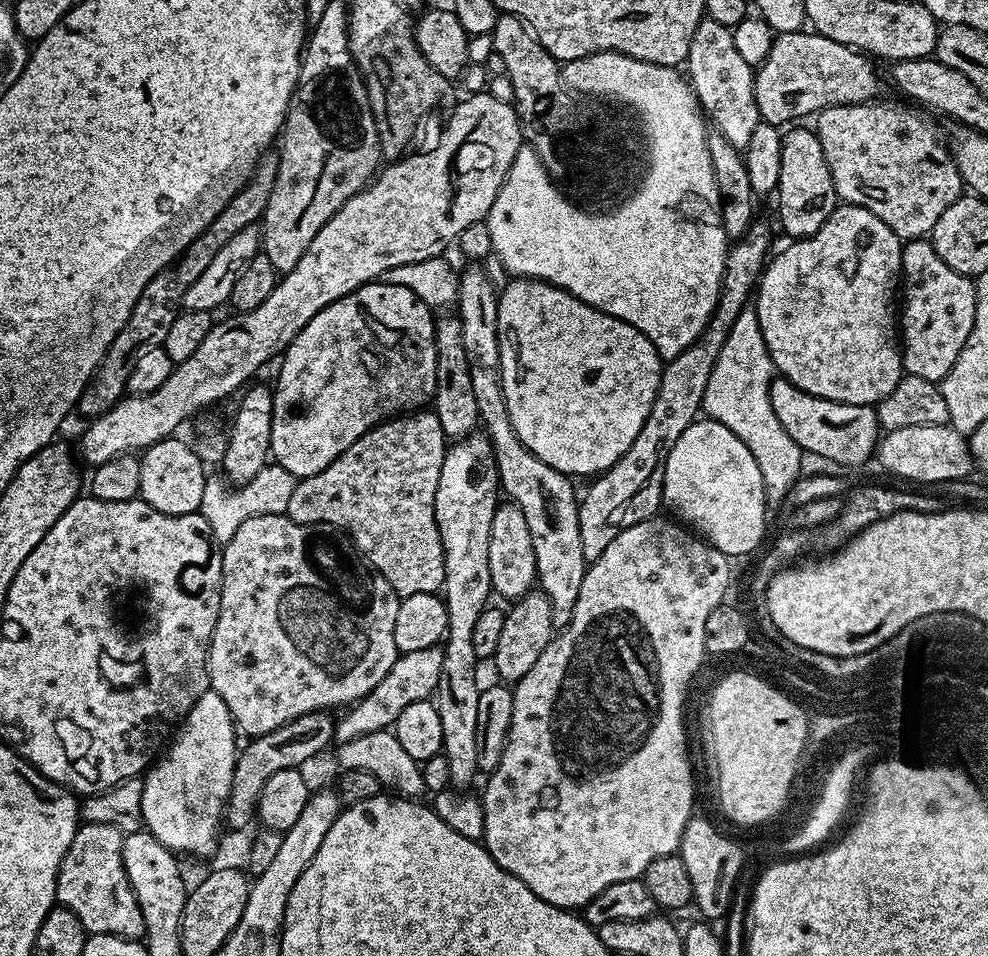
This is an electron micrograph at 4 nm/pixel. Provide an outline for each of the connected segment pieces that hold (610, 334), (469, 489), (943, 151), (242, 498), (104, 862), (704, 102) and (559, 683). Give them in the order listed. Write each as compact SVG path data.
M512 278L498 296L498 342L510 422L520 441L546 466L569 478L592 478L630 450L630 442L638 438L638 430L654 406L662 367L646 334L545 280Z
M480 430L472 432L469 436L464 436L461 440L455 441L445 451L444 461L442 462L442 474L438 474L438 490L434 494L434 518L438 522L438 534L442 538L442 550L444 551L444 586L442 589L442 599L446 606L446 614L448 615L448 630L442 641L444 653L442 654L442 674L438 678L438 686L434 693L434 703L438 710L438 718L442 718L442 754L448 760L450 766L450 781L453 785L464 790L468 783L475 776L478 776L478 698L482 691L482 684L476 681L476 664L478 658L474 654L474 625L478 623L478 614L482 614L482 610L489 607L490 601L493 599L492 583L490 582L490 522L494 522L494 510L498 507L498 501L501 499L502 492L500 486L500 475L496 469L496 459L494 459L494 450L490 438Z
M869 102L867 104L835 104L829 108L825 108L823 112L815 117L814 131L816 136L822 142L822 154L826 154L826 166L830 166L830 178L834 182L834 190L837 197L843 203L853 204L854 206L862 206L866 210L870 210L870 214L874 214L878 218L882 218L882 222L886 222L886 226L890 226L890 230L894 230L894 234L899 236L901 241L919 240L927 237L931 233L934 222L938 222L938 218L942 218L942 214L946 210L946 206L950 206L965 191L966 185L963 178L960 177L960 171L956 163L952 161L952 154L947 143L940 141L938 133L932 129L932 124L928 120L923 120L919 116L919 111L913 110L911 107L903 108L900 104L880 104L881 102Z
M270 462L262 470L258 470L258 474L254 474L254 478L250 478L250 482L245 484L233 486L223 479L220 480L208 479L202 490L199 510L206 522L210 522L212 536L220 546L228 544L230 538L234 538L234 530L238 530L238 526L246 522L246 518L254 518L258 514L285 515L290 506L290 497L294 495L298 483L297 476L275 462Z
M81 823L74 834L74 842L70 842L70 850L66 850L66 858L62 858L62 866L56 879L56 904L66 907L82 922L85 933L114 934L127 940L140 940L144 934L142 910L138 906L138 898L134 898L134 890L130 886L130 878L126 878L126 866L122 866L122 842L125 833L114 826L105 824Z
M707 18L700 20L698 30L694 30L694 39L690 42L686 79L692 85L696 103L700 105L711 127L720 132L722 138L730 142L730 146L744 150L762 121L754 98L756 79L753 65L748 65L747 58L740 53L740 48L732 36L735 36L733 29L722 26L722 22Z
M660 519L643 520L626 530L622 530L622 534L618 534L618 538L614 538L614 542L610 542L610 546L606 546L606 550L602 550L599 558L591 561L585 567L582 590L578 590L578 606L574 606L572 621L553 635L552 640L546 646L546 650L542 650L542 658L538 658L538 662L534 662L534 667L530 669L530 674L526 674L520 680L515 681L512 688L514 714L508 731L508 745L498 762L498 766L487 777L488 785L484 788L484 796L482 795L484 808L482 843L494 858L494 862L498 862L498 866L502 866L502 870L514 874L514 878L526 882L526 886L530 886L530 890L534 890L534 894L538 894L538 898L542 898L547 904L553 904L559 908L567 908L569 910L583 909L585 904L590 903L594 898L598 898L598 894L602 894L602 890L606 890L606 886L614 886L614 882L641 879L646 866L650 866L650 862L654 862L654 858L671 856L679 849L682 842L682 834L686 830L686 822L692 819L694 815L694 809L692 809L692 764L688 761L688 736L684 733L684 699L688 696L688 687L691 686L692 679L696 676L696 671L703 666L704 660L706 661L704 650L706 618L710 618L710 614L719 604L725 603L727 596L724 595L728 592L728 564L730 564L730 560L729 557L719 552L713 544L689 531L683 523L677 522L675 519L672 519L673 521Z

